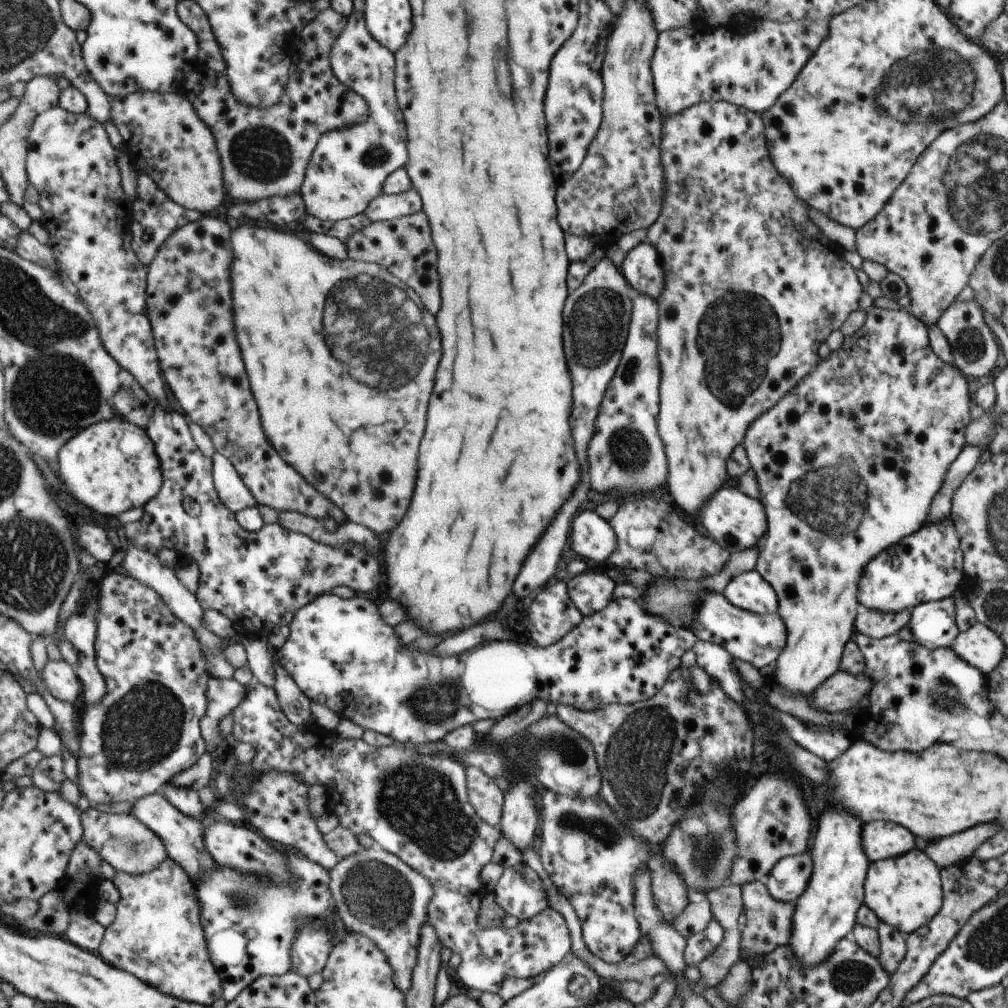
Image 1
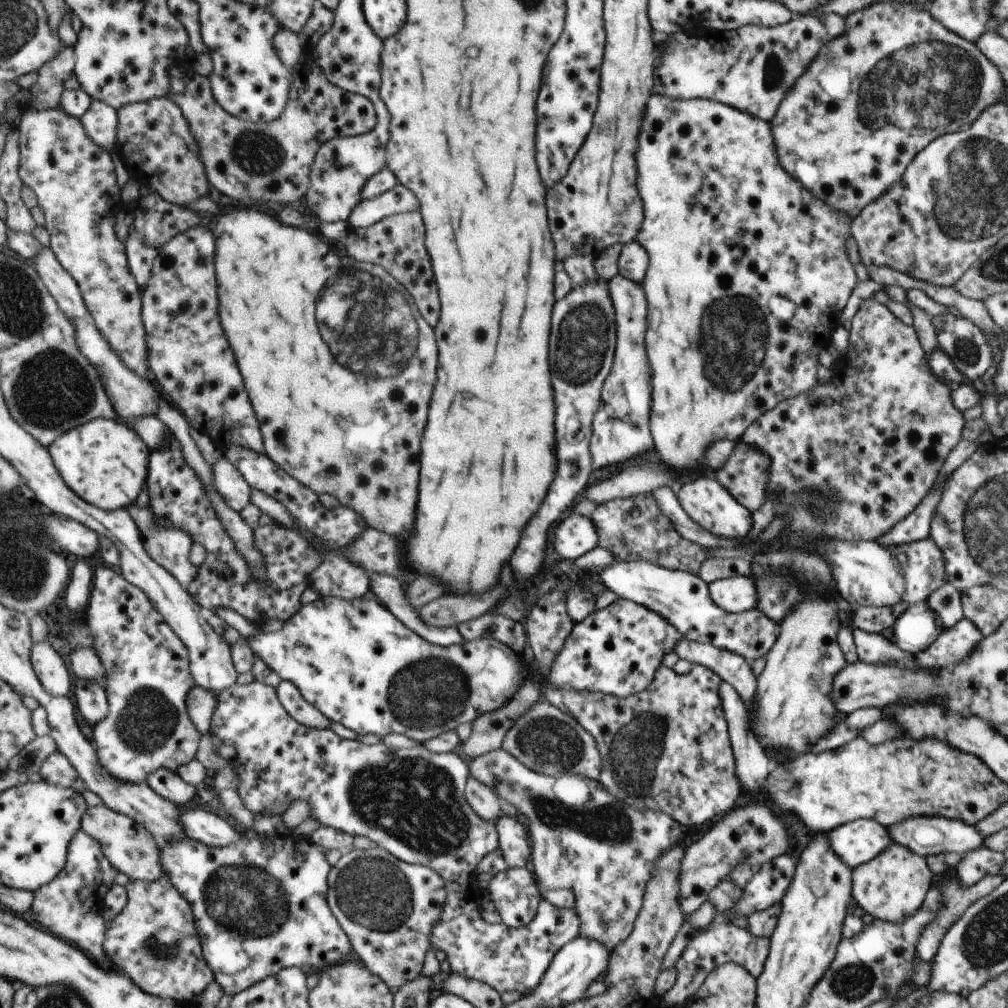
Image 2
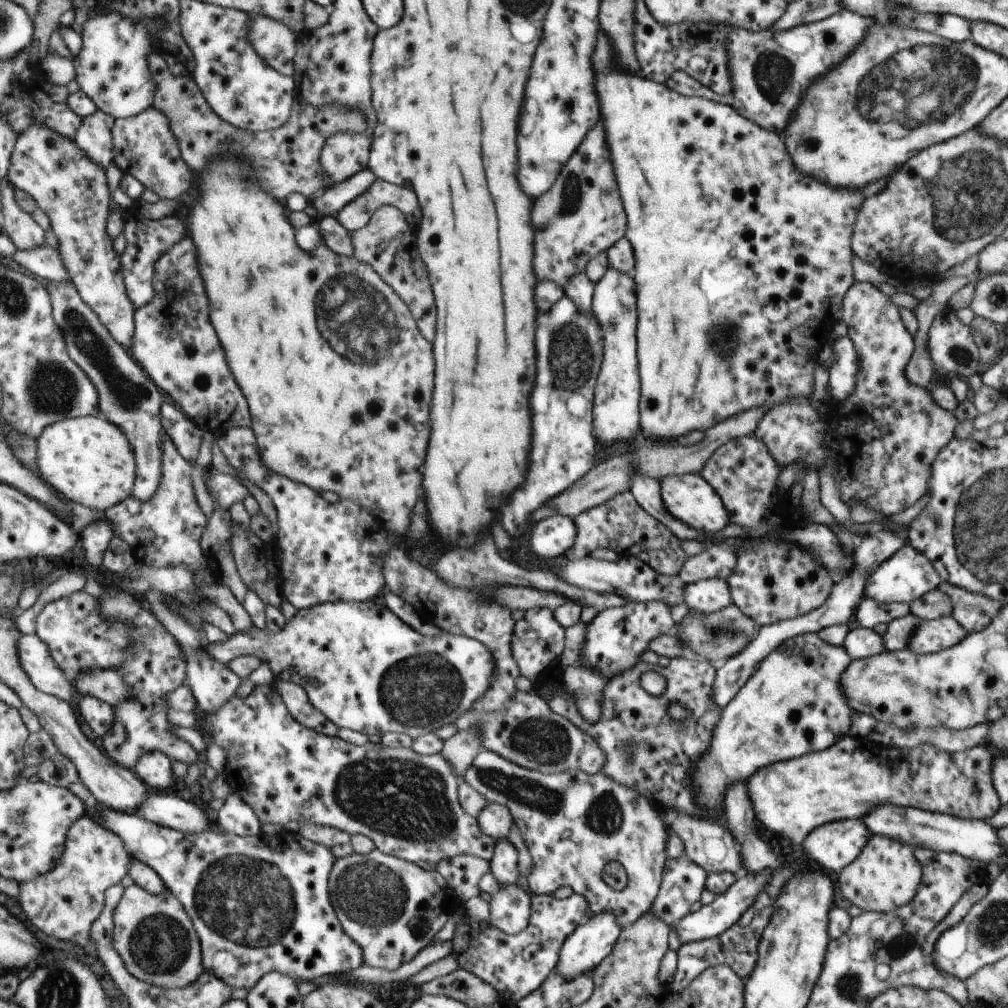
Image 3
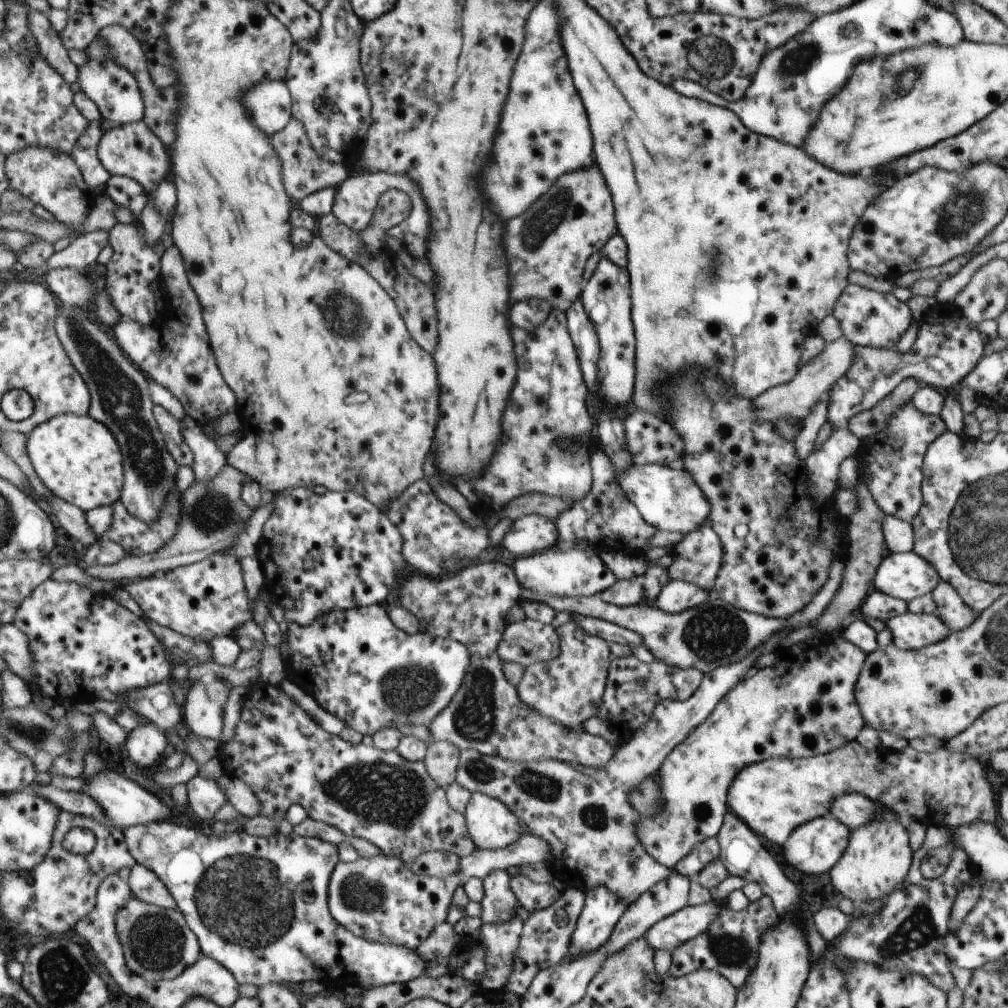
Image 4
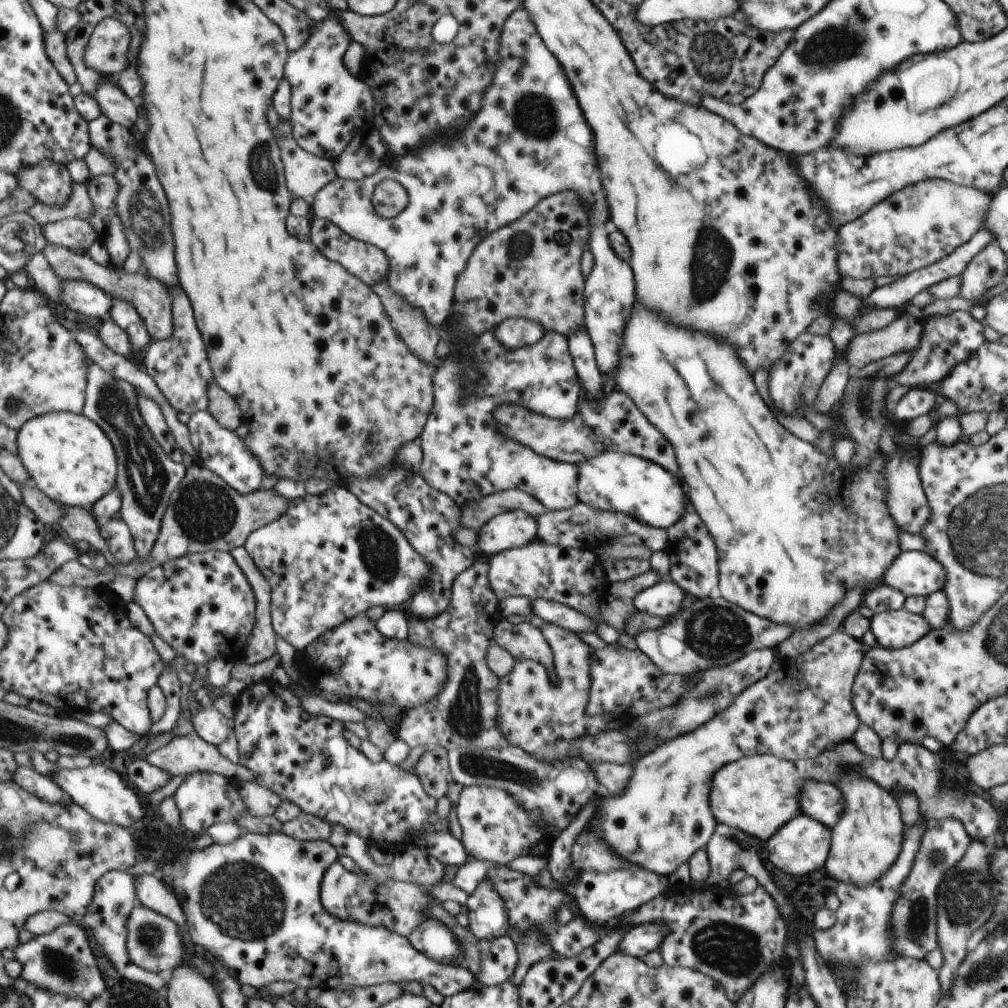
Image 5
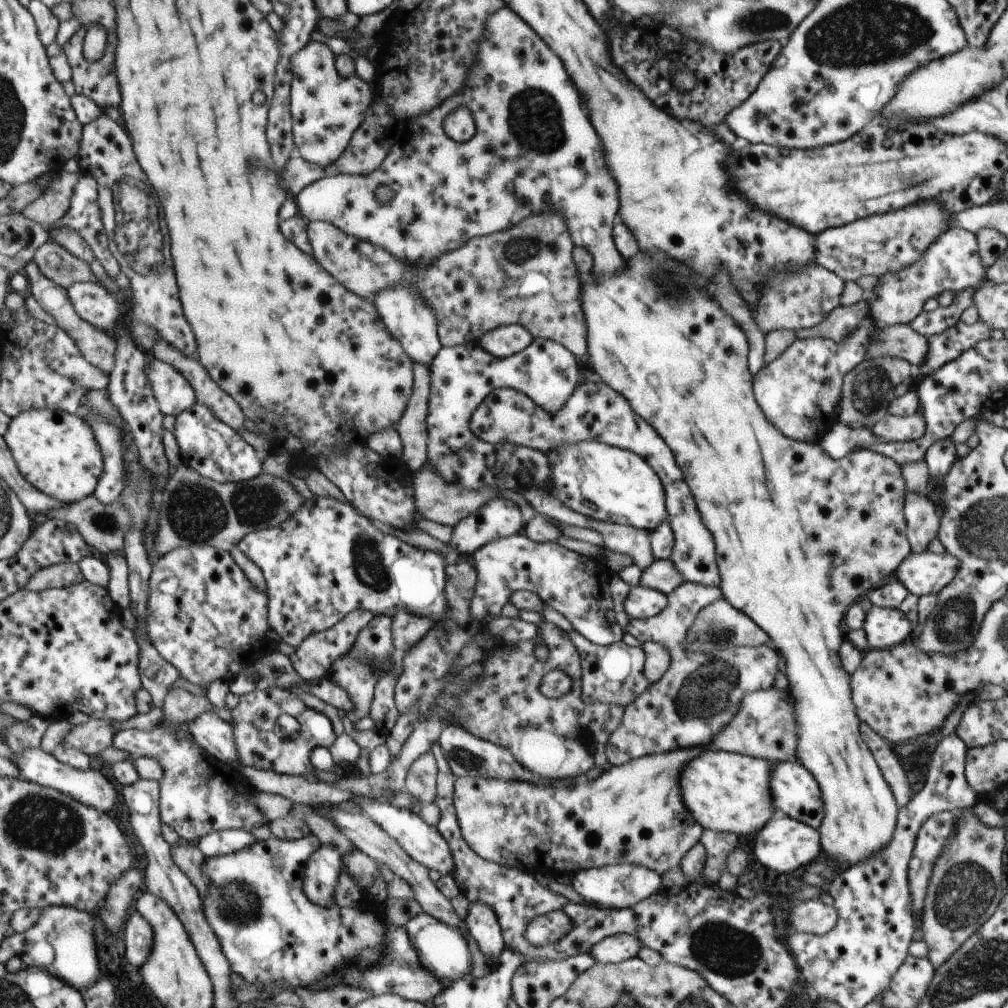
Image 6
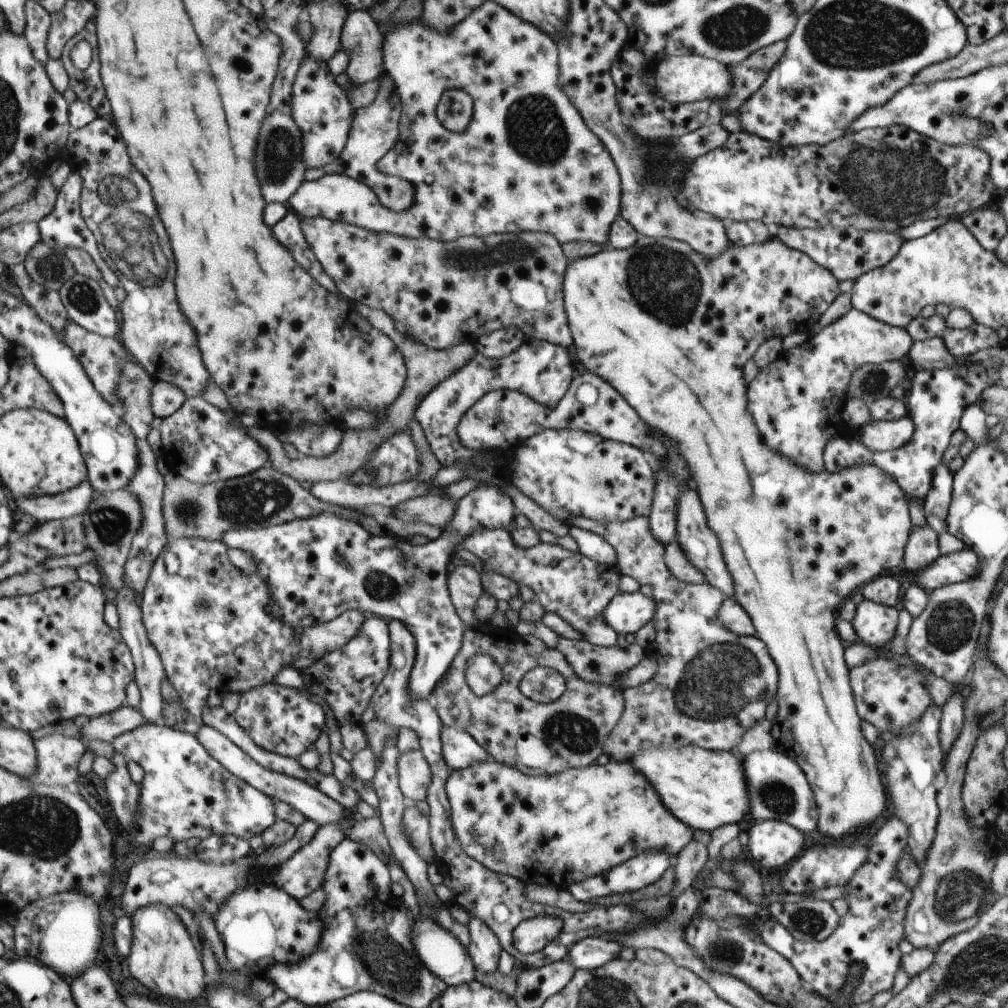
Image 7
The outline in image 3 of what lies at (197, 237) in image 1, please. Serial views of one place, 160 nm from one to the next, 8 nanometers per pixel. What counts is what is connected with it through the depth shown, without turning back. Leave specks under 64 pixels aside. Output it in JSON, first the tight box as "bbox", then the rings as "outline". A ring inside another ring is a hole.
{"bbox":[131,238,254,438],"outline":[[[183,238],[175,243],[165,254],[160,256],[156,264],[154,276],[155,296],[149,304],[137,308],[136,334],[131,355],[142,365],[146,372],[154,379],[155,384],[171,399],[176,406],[193,419],[204,431],[209,431],[215,438],[224,435],[235,427],[251,427],[254,422],[250,411],[250,404],[242,387],[239,386],[234,372],[226,357],[226,350],[217,336],[217,330],[213,328],[209,320],[209,298],[205,292],[205,282],[199,272],[197,264],[197,246],[193,238]],[[169,292],[181,292],[179,302],[169,304]],[[171,314],[185,314],[179,316],[179,320],[171,326]]]}

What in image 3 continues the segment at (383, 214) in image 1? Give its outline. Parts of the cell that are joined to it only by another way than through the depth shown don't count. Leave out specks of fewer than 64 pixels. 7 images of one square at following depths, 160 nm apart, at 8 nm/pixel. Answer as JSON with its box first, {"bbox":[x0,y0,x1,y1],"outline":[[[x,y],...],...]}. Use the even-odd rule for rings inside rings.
{"bbox":[337,179,421,233],"outline":[[[377,179],[370,189],[347,204],[337,217],[339,222],[352,233],[367,226],[372,216],[385,205],[398,208],[410,222],[410,226],[417,228],[421,219],[417,195],[407,187],[398,187],[383,179]]]}

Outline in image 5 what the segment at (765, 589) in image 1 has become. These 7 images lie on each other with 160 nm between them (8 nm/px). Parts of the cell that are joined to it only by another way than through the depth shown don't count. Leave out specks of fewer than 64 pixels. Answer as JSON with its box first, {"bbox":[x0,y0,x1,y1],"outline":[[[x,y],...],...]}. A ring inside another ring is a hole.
{"bbox":[631,579,686,618],"outline":[[[667,579],[641,590],[632,599],[631,604],[641,614],[665,618],[665,616],[674,616],[681,610],[683,598],[686,598],[686,592]]]}

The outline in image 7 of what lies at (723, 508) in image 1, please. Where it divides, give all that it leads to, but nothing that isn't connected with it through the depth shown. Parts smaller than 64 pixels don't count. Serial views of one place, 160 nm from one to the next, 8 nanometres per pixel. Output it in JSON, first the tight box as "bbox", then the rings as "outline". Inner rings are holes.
{"bbox":[505,429,655,522],"outline":[[[545,429],[538,432],[533,437],[529,437],[523,444],[516,446],[505,454],[509,458],[507,464],[511,471],[511,484],[521,491],[525,496],[528,496],[536,502],[545,512],[548,512],[551,516],[561,521],[567,522],[569,517],[585,517],[596,521],[611,521],[611,522],[623,522],[630,521],[635,517],[647,517],[651,514],[652,498],[655,494],[655,472],[651,464],[648,462],[644,452],[638,447],[628,445],[627,443],[618,443],[607,439],[602,439],[600,436],[593,433],[586,433],[580,430],[571,429]]]}

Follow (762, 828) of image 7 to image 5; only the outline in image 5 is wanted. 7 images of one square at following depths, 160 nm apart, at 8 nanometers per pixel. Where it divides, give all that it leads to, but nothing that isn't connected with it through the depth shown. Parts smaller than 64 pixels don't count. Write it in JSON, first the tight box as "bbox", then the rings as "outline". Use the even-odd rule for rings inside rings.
{"bbox":[767,815,829,874],"outline":[[[798,815],[791,818],[790,822],[775,830],[770,838],[767,838],[767,858],[769,862],[779,868],[781,872],[787,874],[811,874],[813,870],[821,868],[821,864],[826,862],[829,853],[829,830],[826,826],[807,815]]]}

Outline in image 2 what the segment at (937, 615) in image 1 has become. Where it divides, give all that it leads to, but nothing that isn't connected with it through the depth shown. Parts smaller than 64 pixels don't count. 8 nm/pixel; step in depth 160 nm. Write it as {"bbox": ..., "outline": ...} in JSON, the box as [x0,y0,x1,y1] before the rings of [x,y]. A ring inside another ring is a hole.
{"bbox":[892,602,945,655],"outline":[[[926,602],[909,605],[892,626],[893,638],[900,649],[914,655],[925,650],[945,628]]]}

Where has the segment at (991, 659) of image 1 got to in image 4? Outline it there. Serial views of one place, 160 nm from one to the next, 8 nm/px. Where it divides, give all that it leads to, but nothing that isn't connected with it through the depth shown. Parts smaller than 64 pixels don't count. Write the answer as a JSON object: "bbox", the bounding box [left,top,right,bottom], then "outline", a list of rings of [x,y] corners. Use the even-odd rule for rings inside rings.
{"bbox":[885,610,950,650],"outline":[[[908,610],[890,618],[885,627],[891,631],[891,643],[905,650],[917,650],[934,645],[950,634],[948,626],[937,615],[911,614]]]}

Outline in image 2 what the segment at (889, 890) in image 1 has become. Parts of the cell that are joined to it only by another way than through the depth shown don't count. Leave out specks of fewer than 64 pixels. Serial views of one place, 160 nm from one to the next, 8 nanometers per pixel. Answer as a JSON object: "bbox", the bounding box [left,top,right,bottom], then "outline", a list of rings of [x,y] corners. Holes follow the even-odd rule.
{"bbox":[851,842,934,923],"outline":[[[894,842],[883,853],[852,868],[851,872],[856,911],[867,912],[873,919],[890,923],[902,923],[923,906],[934,877],[922,856]]]}

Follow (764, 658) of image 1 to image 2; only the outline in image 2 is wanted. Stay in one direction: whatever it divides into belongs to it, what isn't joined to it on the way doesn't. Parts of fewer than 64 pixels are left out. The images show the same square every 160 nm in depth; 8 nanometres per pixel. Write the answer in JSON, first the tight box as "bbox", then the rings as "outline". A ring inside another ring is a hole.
{"bbox":[599,560,781,662],"outline":[[[644,560],[614,561],[611,566],[603,569],[599,578],[604,588],[611,590],[617,597],[639,603],[662,615],[686,641],[707,643],[728,650],[748,662],[765,657],[781,632],[781,624],[757,609],[740,613],[722,610],[711,598],[707,583],[694,574],[674,571]]]}

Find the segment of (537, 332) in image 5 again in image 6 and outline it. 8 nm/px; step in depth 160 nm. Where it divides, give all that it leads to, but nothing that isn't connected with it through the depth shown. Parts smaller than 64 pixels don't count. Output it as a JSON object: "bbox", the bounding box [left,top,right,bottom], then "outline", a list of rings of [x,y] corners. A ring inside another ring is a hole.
{"bbox":[478,325,532,358],"outline":[[[503,325],[487,332],[478,345],[495,358],[511,356],[523,350],[531,341],[532,336],[521,325]]]}

